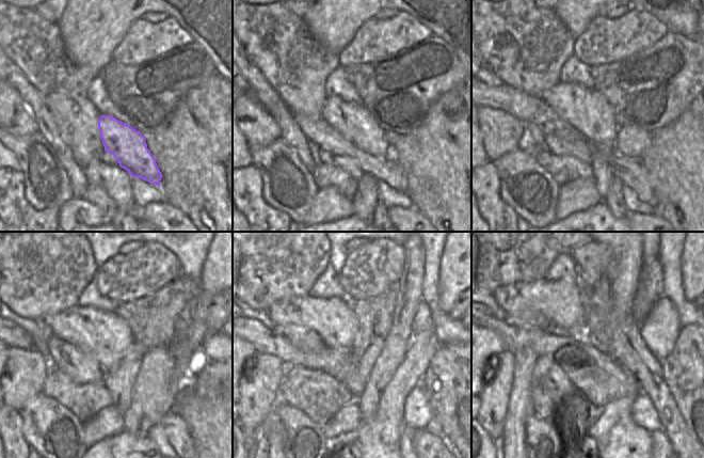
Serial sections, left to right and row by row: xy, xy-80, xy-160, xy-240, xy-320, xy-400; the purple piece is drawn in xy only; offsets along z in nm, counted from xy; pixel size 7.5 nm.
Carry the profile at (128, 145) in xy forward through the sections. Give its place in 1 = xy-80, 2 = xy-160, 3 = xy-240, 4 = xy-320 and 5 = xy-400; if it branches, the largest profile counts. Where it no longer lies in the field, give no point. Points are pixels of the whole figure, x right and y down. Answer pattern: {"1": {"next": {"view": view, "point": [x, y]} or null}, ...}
{"1": {"next": {"view": "xy-80", "point": [352, 121]}}, "2": {"next": {"view": "xy-160", "point": [587, 110]}}, "3": {"next": {"view": "xy-240", "point": [104, 334]}}, "4": {"next": {"view": "xy-320", "point": [333, 319]}}, "5": {"next": {"view": "xy-400", "point": [561, 301]}}}

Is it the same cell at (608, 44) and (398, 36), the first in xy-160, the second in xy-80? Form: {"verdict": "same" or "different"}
{"verdict": "same"}

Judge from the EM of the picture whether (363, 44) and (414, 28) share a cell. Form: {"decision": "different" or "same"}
{"decision": "same"}

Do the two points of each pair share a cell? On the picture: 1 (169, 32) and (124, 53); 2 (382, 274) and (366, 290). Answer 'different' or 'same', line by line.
1: same
2: same

